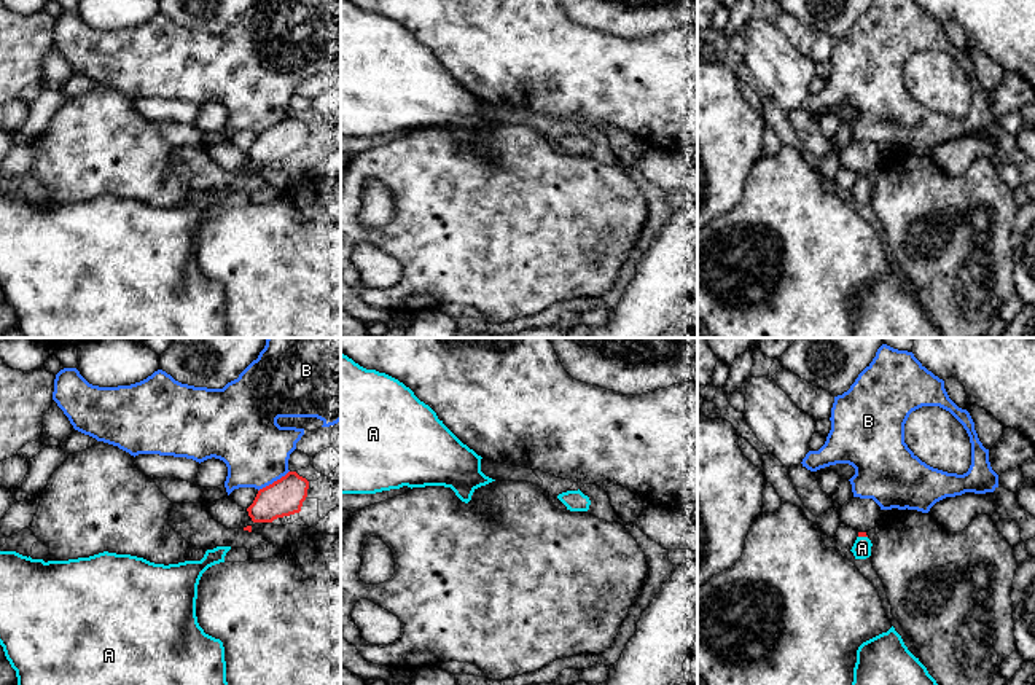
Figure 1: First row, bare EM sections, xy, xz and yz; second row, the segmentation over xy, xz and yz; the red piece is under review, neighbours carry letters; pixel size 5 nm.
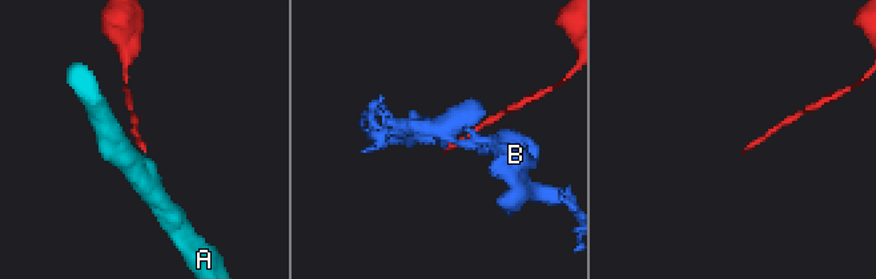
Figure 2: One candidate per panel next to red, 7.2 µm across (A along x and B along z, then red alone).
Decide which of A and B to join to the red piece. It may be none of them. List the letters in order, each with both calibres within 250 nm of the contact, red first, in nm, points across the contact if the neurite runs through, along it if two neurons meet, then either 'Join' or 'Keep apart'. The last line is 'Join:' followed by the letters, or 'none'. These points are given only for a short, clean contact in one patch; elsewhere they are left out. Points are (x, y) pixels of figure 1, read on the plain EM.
A: Thickness 30 nm (red) against 100 nm. Path across: yz (860, 177), (863, 179), (862, 191). Join
B: Thickness 190 nm (red) against 340 nm. Keep apart
Join: A

